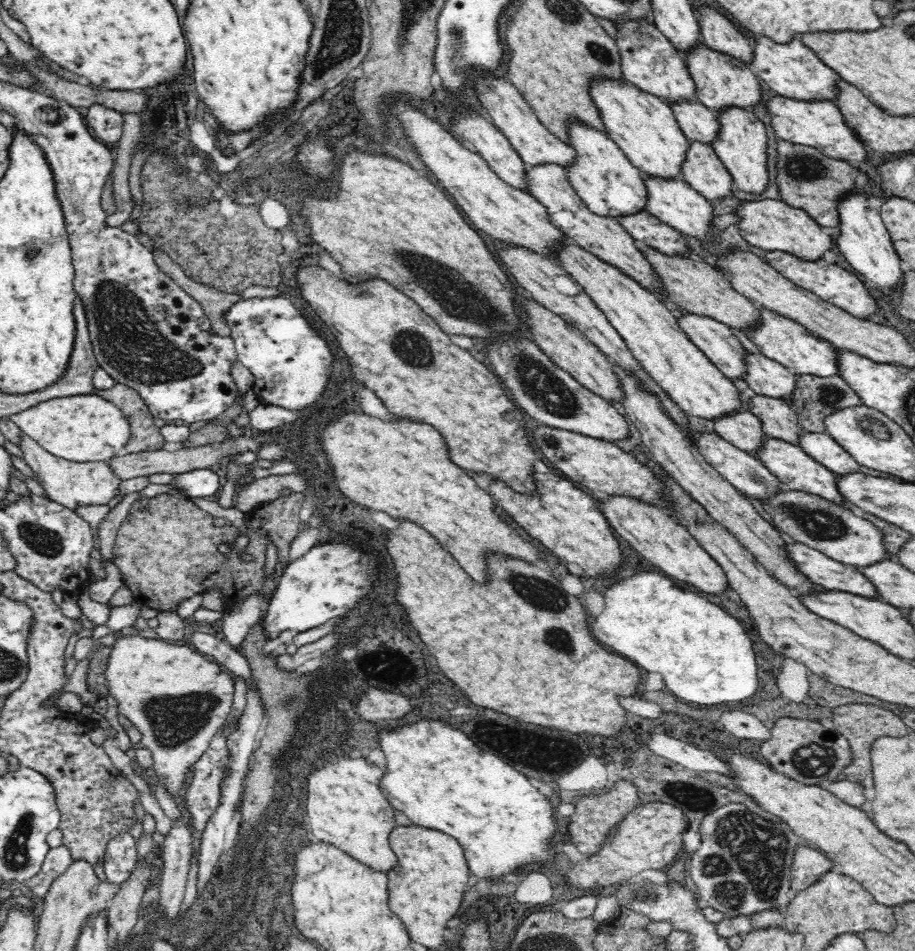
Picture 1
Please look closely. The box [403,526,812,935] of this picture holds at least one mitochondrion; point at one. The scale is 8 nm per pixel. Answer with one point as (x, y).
(749, 854)

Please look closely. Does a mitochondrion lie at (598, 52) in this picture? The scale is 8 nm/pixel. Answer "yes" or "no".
yes

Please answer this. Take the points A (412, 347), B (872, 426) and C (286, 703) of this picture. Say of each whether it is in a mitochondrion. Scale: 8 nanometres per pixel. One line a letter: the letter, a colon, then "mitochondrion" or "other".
A: mitochondrion
B: mitochondrion
C: mitochondrion

